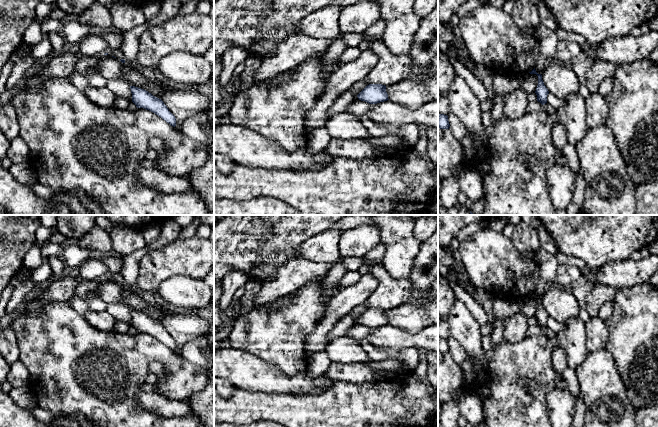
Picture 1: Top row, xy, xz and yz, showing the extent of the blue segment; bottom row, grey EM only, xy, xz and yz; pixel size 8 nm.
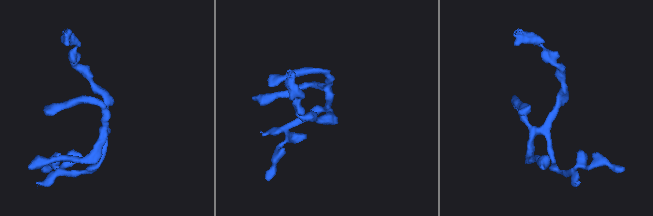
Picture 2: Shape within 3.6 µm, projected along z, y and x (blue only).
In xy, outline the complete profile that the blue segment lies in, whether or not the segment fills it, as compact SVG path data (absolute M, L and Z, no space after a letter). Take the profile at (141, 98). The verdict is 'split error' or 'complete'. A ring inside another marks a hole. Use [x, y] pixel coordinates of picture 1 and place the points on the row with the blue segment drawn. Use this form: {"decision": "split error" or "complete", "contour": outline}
{"decision": "complete", "contour": "M130 86L130 89L132 93L132 102L137 108L149 110L161 117L171 126L176 126L175 116L169 111L161 99L153 96L148 91L135 86Z"}

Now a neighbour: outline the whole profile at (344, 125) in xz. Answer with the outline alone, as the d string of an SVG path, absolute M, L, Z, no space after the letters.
M343 112L336 114L326 121L325 128L335 139L364 139L371 137L360 116Z

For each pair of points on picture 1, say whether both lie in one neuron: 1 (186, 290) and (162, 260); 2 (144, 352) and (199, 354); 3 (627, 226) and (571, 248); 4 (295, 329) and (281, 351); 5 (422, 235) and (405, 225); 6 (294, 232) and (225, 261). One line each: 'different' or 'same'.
1: different
2: different
3: same
4: same
5: different
6: same

